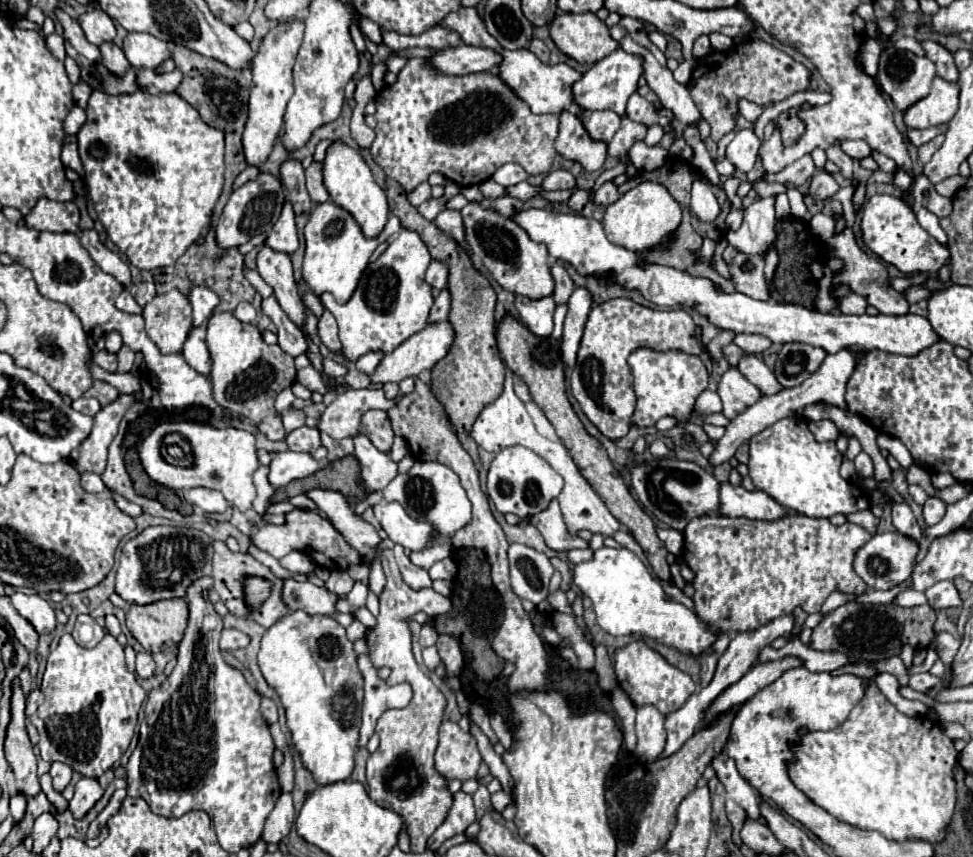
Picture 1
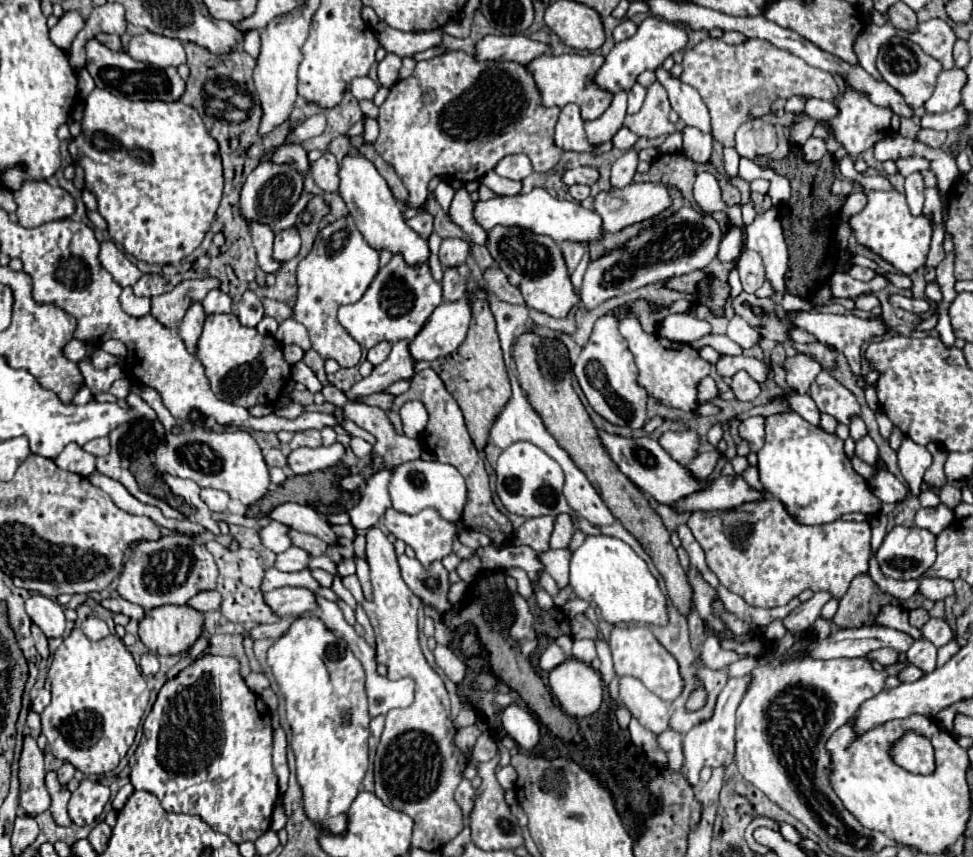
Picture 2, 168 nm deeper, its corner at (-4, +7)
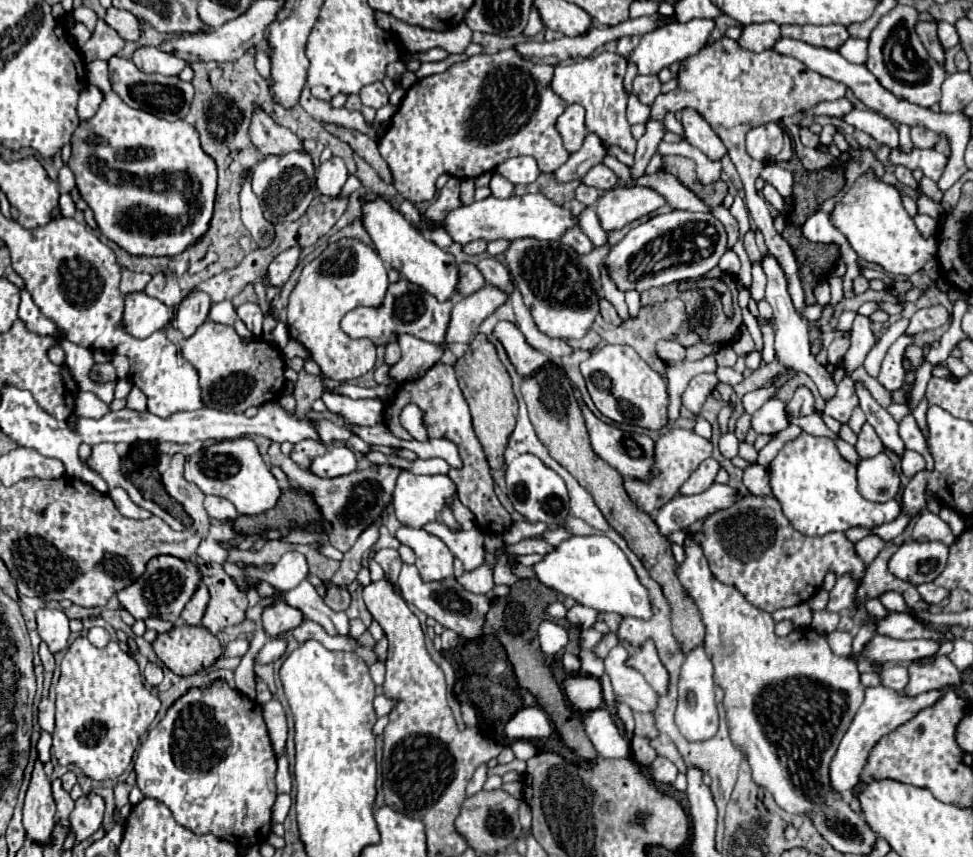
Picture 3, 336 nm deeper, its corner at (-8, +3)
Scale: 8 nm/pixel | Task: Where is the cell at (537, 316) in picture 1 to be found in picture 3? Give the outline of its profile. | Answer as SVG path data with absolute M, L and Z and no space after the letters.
M484 258L478 262L478 270L482 272L482 276L486 278L486 282L494 288L502 288L502 292L506 292L508 296L512 296L514 284L510 280L510 272L504 264L500 264L494 258Z

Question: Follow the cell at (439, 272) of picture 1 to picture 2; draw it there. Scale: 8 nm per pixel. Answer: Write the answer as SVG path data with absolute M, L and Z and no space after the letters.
M446 238L440 246L440 262L444 266L460 266L466 262L470 244L462 238Z

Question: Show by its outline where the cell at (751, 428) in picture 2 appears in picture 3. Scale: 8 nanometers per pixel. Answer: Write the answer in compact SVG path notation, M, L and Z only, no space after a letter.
M770 398L752 416L752 428L758 434L768 434L768 436L776 438L786 426L788 426L788 422L786 422L786 416L784 416L784 404L776 398Z

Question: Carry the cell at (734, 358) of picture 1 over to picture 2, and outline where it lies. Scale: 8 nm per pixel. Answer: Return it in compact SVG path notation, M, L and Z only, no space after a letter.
M724 334L702 336L702 338L694 340L694 342L690 342L690 346L696 348L696 350L702 350L704 346L712 346L714 350L718 350L718 352L722 352L726 356L740 356L742 354L742 348L736 342L732 342L728 336L724 336Z

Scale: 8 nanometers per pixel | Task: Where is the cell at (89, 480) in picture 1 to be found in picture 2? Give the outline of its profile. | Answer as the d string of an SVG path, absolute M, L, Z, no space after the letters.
M70 444L62 450L60 456L54 458L56 466L68 472L76 472L80 476L90 476L96 470L96 458L84 452L78 444Z

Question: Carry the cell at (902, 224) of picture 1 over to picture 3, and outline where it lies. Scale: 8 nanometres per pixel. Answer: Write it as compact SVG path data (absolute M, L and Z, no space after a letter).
M864 174L836 204L832 212L832 224L848 238L858 258L874 262L894 276L902 274L908 278L910 274L922 270L928 260L934 260L938 252L936 238L930 236L930 240L926 240L914 226L914 220L902 206L898 190L880 182L872 174Z

